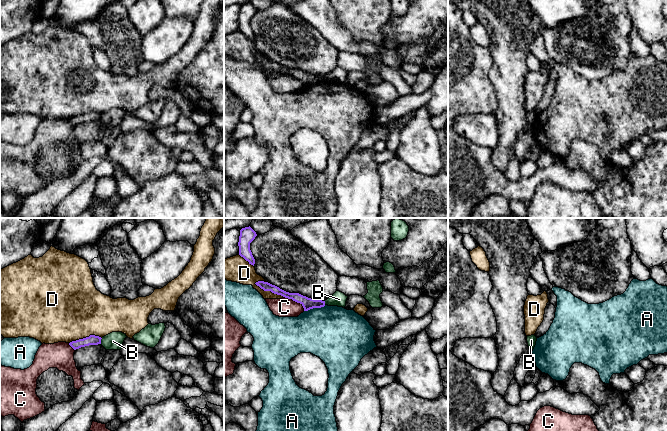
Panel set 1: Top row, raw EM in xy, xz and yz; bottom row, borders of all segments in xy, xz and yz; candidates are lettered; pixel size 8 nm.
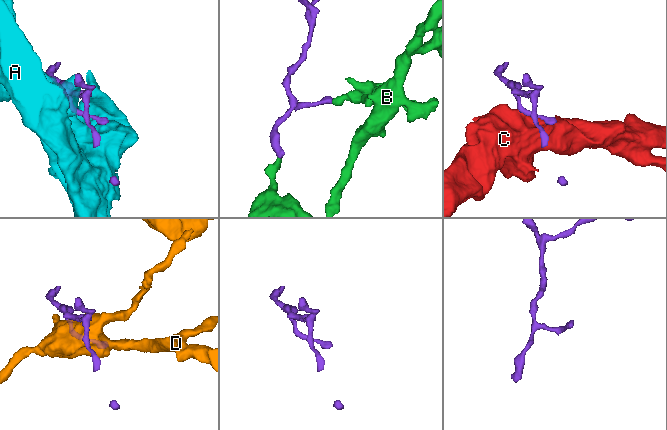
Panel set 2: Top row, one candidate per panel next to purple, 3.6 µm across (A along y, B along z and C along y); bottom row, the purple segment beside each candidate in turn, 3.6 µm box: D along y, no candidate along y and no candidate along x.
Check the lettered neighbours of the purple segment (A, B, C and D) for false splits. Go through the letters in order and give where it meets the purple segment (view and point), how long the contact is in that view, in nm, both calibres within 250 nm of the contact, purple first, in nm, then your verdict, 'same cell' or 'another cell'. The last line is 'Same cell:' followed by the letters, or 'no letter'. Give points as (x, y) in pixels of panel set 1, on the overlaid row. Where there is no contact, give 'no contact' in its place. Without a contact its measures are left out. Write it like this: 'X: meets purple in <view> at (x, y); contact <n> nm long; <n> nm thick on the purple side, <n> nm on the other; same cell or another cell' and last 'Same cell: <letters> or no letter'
A: meets purple in xz at (314, 307); contact 180 nm long; 90 nm thick on the purple side, 440 nm on the other; another cell
B: meets purple in xy at (100, 341); contact 50 nm long; 80 nm thick on the purple side, 140 nm on the other; another cell
C: meets purple in xz at (296, 301); contact 190 nm long; 90 nm thick on the purple side, 150 nm on the other; another cell
D: meets purple in xz at (270, 290); contact 280 nm long; 70 nm thick on the purple side, 180 nm on the other; another cell
Same cell: no letter

